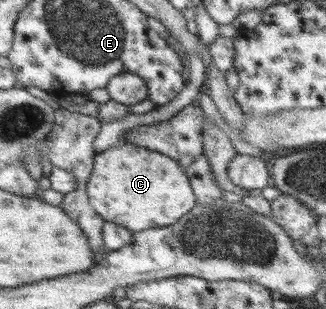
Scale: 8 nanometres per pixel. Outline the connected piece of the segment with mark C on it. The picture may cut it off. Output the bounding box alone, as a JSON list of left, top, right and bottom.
[87,142,198,233]

